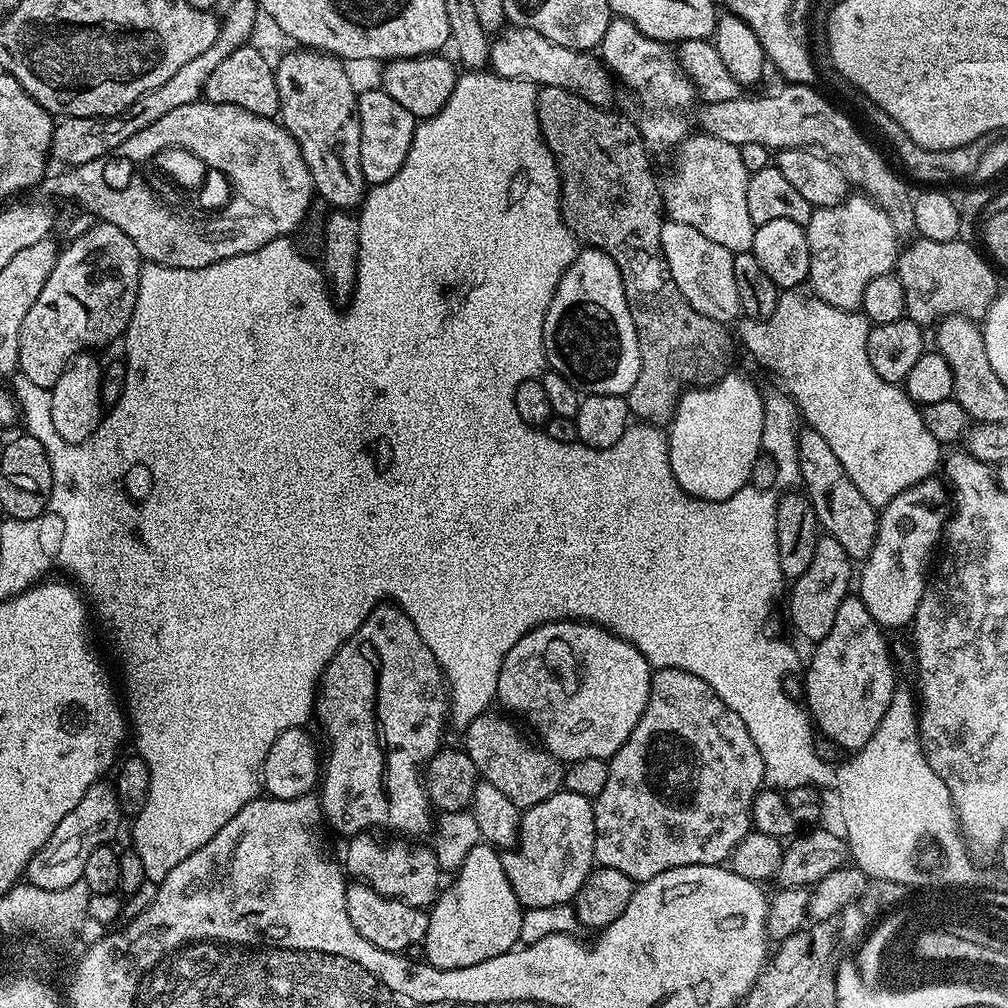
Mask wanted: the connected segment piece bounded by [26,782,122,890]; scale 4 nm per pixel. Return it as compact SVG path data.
M97 782L82 794L82 802L58 822L54 834L42 846L40 852L36 852L30 858L26 869L27 883L43 888L44 890L61 890L66 886L71 886L74 882L84 879L84 867L86 858L98 846L103 844L112 844L115 841L116 831L120 828L120 816L122 809L120 799L116 793L115 787L111 783Z

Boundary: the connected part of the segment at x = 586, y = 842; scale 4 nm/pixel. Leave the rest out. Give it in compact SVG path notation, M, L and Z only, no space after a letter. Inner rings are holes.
M561 790L546 798L546 802L538 802L538 806L523 809L520 817L520 834L515 848L505 851L502 859L506 878L510 878L510 886L525 909L545 908L559 904L571 905L576 899L578 890L586 882L586 878L594 871L594 810L593 801L582 798L582 794L574 794Z

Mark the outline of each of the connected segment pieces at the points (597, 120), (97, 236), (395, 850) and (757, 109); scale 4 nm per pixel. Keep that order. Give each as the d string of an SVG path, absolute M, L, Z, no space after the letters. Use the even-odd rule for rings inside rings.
M558 86L541 87L536 94L540 135L556 157L556 169L560 172L562 218L573 236L610 254L622 274L626 302L630 306L640 343L640 373L638 382L634 382L626 397L628 411L640 422L668 422L676 414L680 397L689 388L715 384L733 371L732 359L736 356L736 348L738 352L738 344L733 333L732 336L728 333L729 325L706 318L706 314L698 314L698 310L694 310L694 306L682 298L682 290L678 290L672 281L668 263L664 261L664 254L660 250L662 221L666 213L661 185L658 180L656 184L656 176L652 173L653 157L637 121L627 120L612 111L594 106L586 102L586 98Z
M96 222L93 225L93 228L86 229L65 252L63 249L57 255L54 270L50 270L50 278L46 278L46 286L42 286L42 294L38 294L38 299L34 301L34 306L30 306L30 310L22 322L22 330L20 331L20 366L18 372L19 375L30 378L30 382L34 386L52 389L54 382L58 382L58 378L64 373L66 366L74 357L81 355L85 350L96 350L92 348L100 348L103 344L110 343L111 340L119 341L123 337L124 331L127 330L130 318L134 314L134 302L138 298L138 282L140 281L140 269L142 267L142 257L138 246L134 246L134 242L130 242L130 238L126 238L126 234L122 230L118 230L118 226L103 222Z
M371 831L360 832L347 841L348 849L345 850L344 856L342 855L345 873L353 881L363 881L378 894L388 896L392 900L401 900L415 908L427 909L435 904L442 876L435 851L429 845L427 848L424 842L405 842L400 838L388 838L392 840L383 844L372 835Z
M785 83L777 92L772 92L769 96L748 96L741 94L730 102L707 102L701 103L695 109L696 120L700 123L699 128L703 135L722 138L722 142L735 144L737 148L746 146L746 142L758 142L770 150L782 148L811 148L830 160L836 161L836 165L844 171L844 177L848 179L849 185L853 189L859 190L863 195L870 196L878 207L885 212L894 226L897 237L911 237L916 232L914 226L914 210L911 206L904 204L904 195L908 188L900 181L900 176L884 161L884 156L852 125L852 120L848 116L843 116L830 101L824 96L819 96L815 87L806 85L796 85Z

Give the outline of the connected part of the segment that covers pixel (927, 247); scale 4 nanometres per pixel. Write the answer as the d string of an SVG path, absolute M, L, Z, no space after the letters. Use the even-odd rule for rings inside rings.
M916 238L912 242L905 252L903 249L897 255L894 269L898 282L902 282L902 294L906 294L904 310L907 319L921 326L935 325L946 316L965 316L967 320L983 321L998 295L996 272L984 261L985 253L980 248L981 253L971 248L964 238L950 242Z

